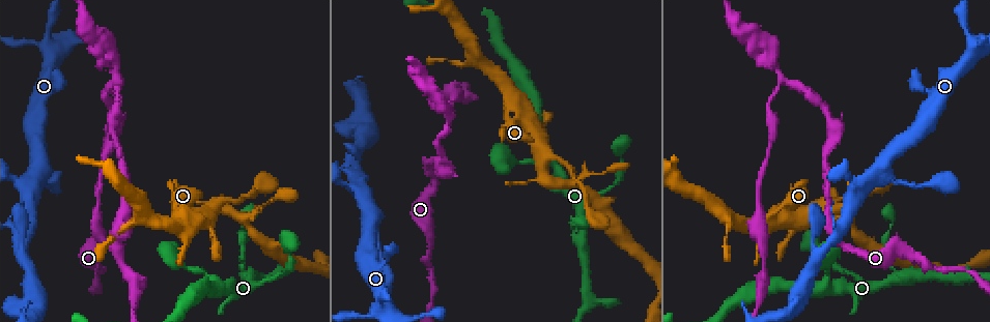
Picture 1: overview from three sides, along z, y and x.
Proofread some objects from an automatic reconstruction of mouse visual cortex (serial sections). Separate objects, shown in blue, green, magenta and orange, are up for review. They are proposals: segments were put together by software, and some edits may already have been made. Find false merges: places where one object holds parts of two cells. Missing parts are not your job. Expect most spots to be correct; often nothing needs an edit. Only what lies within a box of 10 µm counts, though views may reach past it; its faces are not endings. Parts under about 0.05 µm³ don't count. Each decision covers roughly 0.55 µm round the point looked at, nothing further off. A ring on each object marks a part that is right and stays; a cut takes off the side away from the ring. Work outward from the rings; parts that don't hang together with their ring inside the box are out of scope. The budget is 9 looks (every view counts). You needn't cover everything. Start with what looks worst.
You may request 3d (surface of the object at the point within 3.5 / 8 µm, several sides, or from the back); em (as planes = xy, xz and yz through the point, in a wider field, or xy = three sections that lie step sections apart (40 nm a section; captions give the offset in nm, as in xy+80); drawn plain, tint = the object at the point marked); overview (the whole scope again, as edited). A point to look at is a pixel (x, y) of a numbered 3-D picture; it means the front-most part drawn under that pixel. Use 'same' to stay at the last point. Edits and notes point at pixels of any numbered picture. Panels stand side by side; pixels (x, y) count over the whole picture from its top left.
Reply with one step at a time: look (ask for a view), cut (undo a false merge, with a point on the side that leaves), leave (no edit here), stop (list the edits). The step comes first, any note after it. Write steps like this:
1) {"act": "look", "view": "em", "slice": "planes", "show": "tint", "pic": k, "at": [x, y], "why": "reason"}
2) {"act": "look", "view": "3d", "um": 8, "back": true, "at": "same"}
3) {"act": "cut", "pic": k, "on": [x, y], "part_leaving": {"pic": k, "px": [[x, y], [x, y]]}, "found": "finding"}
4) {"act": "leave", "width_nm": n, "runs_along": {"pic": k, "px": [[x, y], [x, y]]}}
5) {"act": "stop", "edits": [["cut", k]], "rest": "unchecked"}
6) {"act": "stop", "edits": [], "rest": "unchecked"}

{"act": "look", "view": "3d", "um": 8, "back": true, "pic": 1, "at": [895, 279], "why": "two arms in line, one across"}

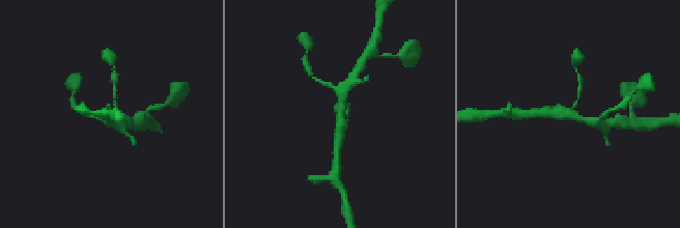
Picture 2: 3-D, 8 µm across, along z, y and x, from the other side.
{"act": "look", "view": "3d", "um": 3.5, "at": "same", "why": "closer look"}

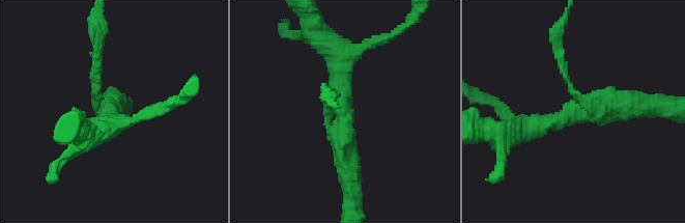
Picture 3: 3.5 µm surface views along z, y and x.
{"act": "look", "view": "em", "slice": "xy", "step": 1, "show": "tint", "pic": 3, "at": [342, 113], "arms": 3, "arm_widths_nm": [150, 350, 350]}

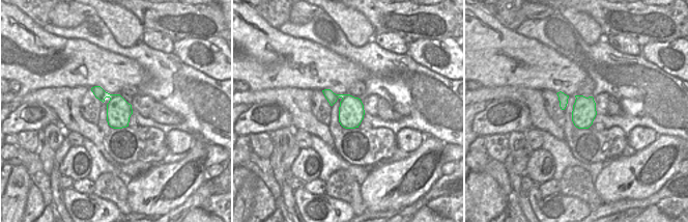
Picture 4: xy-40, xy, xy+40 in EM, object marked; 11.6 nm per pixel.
{"act": "leave", "runs_along": {"pic": 3, "px": [[511, 130], [646, 105]]}, "found": "all the same cell"}

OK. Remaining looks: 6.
{"act": "look", "view": "3d", "um": 3.5, "pic": 1, "at": [447, 116], "why": "three-way junction"}

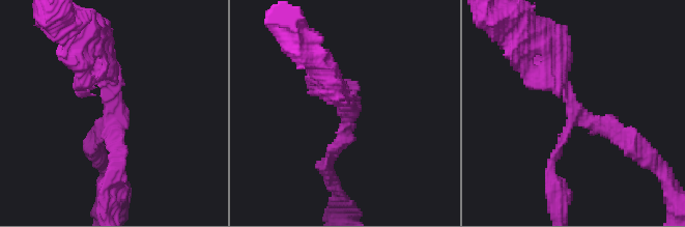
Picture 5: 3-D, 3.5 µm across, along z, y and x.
{"act": "leave", "runs_along": {"pic": 5, "px": [[628, 143], [575, 115], [551, 175]]}, "found": "one cell here"}

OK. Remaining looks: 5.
{"act": "look", "view": "3d", "um": 3.5, "back": true, "pic": 1, "at": [515, 97], "why": "arms part here"}

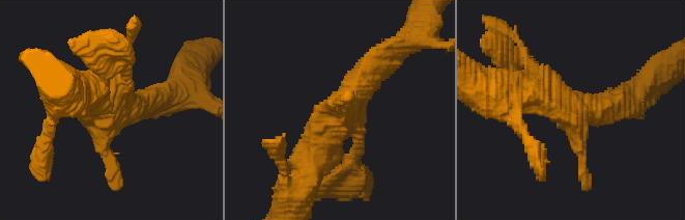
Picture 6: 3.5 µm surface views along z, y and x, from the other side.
{"act": "look", "view": "em", "slice": "xy", "step": 3, "show": "tint", "pic": 6, "at": [340, 110]}

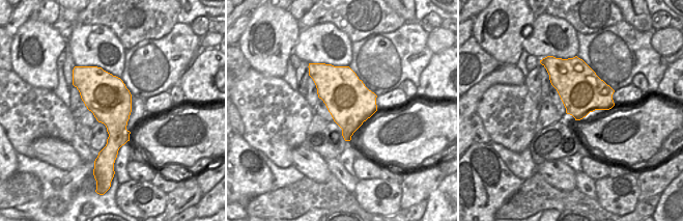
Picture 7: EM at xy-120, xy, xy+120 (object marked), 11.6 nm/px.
{"act": "leave", "runs_along": {"pic": 6, "px": [[336, 152], [339, 111], [383, 61]]}, "found": "all the same cell"}

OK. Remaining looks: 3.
{"act": "look", "view": "3d", "um": 3.5, "back": true, "pic": 1, "at": [215, 205]}

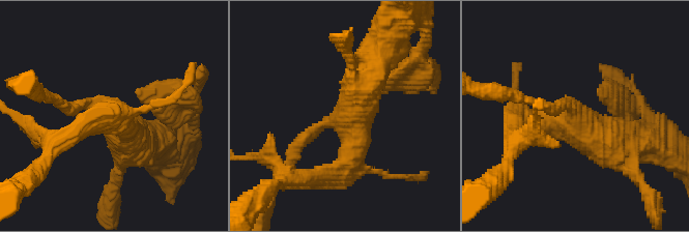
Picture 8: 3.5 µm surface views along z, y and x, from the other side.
{"act": "look", "view": "em", "slice": "xy", "step": 3, "show": "tint", "pic": 8, "at": [575, 116], "arms": 3, "arm_widths_nm": [150, 350, 500]}

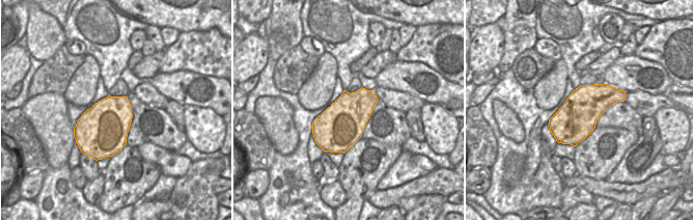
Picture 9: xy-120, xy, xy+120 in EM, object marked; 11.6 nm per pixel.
{"act": "look", "view": "em", "slice": "xy", "step": 2, "show": "tint", "at": "same", "why": "cut it another way"}

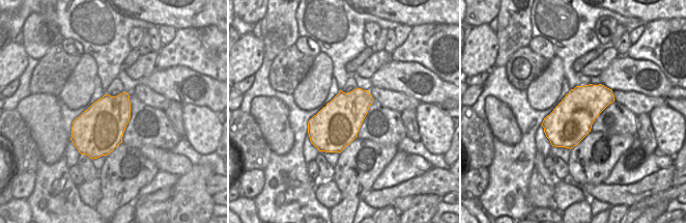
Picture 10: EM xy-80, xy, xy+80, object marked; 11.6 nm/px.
{"act": "leave", "runs_along": {"pic": 8, "px": [[377, 63], [326, 175]]}, "found": "one cell here"}

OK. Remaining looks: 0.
{"act": "stop", "edits": [], "rest": "unchecked"}

